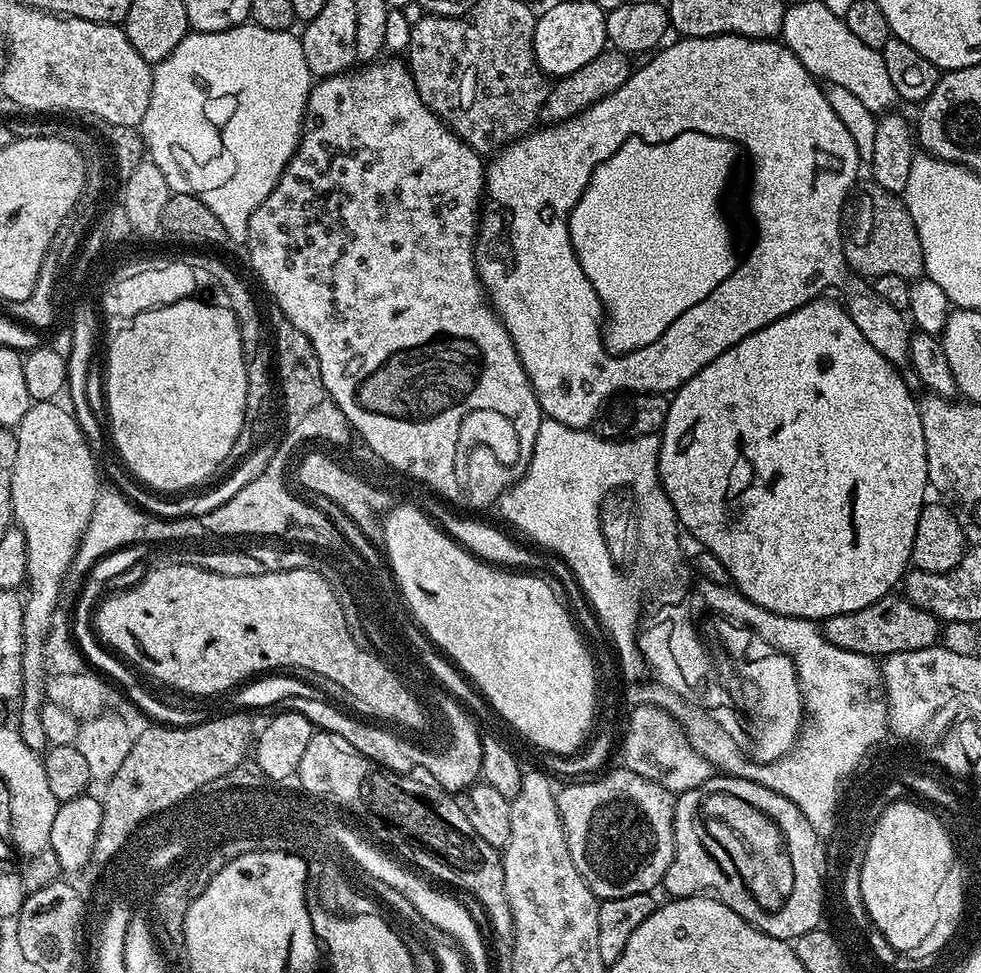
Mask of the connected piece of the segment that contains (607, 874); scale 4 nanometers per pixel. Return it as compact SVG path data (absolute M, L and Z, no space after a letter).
M617 766L613 772L608 772L605 776L597 775L595 778L585 779L582 782L568 782L564 789L556 792L556 805L558 806L558 814L562 818L562 826L566 834L566 842L570 850L570 858L574 860L574 866L578 866L578 874L582 874L582 878L586 882L586 886L590 886L592 893L600 900L609 900L610 898L626 898L630 894L638 894L639 892L651 893L652 888L659 889L664 883L664 875L670 866L670 862L674 858L674 850L676 843L674 842L674 814L676 813L676 796L670 790L666 790L661 784L655 784L653 780L642 778L638 774L634 774L629 768Z

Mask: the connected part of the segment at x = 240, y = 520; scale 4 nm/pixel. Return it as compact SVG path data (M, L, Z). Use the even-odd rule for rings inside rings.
M265 474L254 478L234 498L222 502L214 510L207 512L206 517L208 528L216 527L216 533L227 537L251 536L254 532L271 532L284 528L289 522L316 524L316 506L299 500L294 493L288 489L288 484L280 476Z

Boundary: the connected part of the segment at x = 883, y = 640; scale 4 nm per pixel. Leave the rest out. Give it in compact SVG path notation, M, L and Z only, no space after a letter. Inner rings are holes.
M889 594L870 606L862 606L862 610L829 616L823 621L822 631L827 640L834 642L836 649L860 652L873 658L887 658L933 647L940 639L942 624L934 614L911 604L903 595Z

